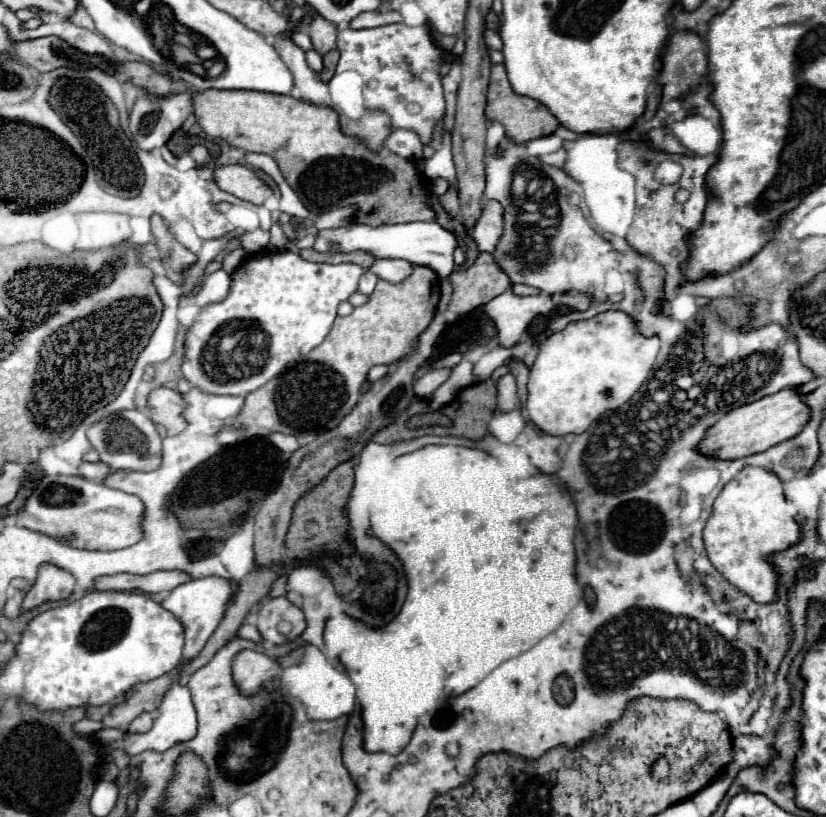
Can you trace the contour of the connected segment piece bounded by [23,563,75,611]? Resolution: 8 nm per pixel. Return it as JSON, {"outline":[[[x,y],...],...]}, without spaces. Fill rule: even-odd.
{"outline":[[[43,563],[39,567],[33,587],[23,599],[23,611],[39,607],[45,601],[67,599],[73,593],[73,587],[75,587],[75,577],[69,571],[59,569],[51,563]]]}

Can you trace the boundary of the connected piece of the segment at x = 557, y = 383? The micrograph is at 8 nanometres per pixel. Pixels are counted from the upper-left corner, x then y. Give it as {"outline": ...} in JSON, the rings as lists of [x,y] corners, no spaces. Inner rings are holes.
{"outline":[[[605,311],[589,321],[575,321],[567,329],[555,333],[541,345],[541,353],[535,359],[535,365],[529,371],[527,383],[527,415],[537,429],[549,435],[569,435],[583,433],[587,427],[607,411],[621,407],[629,401],[637,389],[649,377],[655,357],[659,351],[659,339],[645,339],[637,333],[635,321],[621,311]]]}

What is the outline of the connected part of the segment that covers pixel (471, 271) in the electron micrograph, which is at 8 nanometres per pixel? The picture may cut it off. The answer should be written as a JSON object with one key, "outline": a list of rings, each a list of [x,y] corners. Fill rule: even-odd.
{"outline":[[[479,253],[469,269],[451,273],[449,281],[453,285],[449,309],[457,315],[467,315],[509,287],[509,277],[497,269],[491,253]]]}

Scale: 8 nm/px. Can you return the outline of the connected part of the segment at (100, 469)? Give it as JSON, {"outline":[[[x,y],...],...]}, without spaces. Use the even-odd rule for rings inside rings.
{"outline":[[[81,463],[77,467],[77,473],[83,475],[85,479],[99,481],[99,479],[103,479],[103,477],[109,475],[109,467],[105,463]]]}

